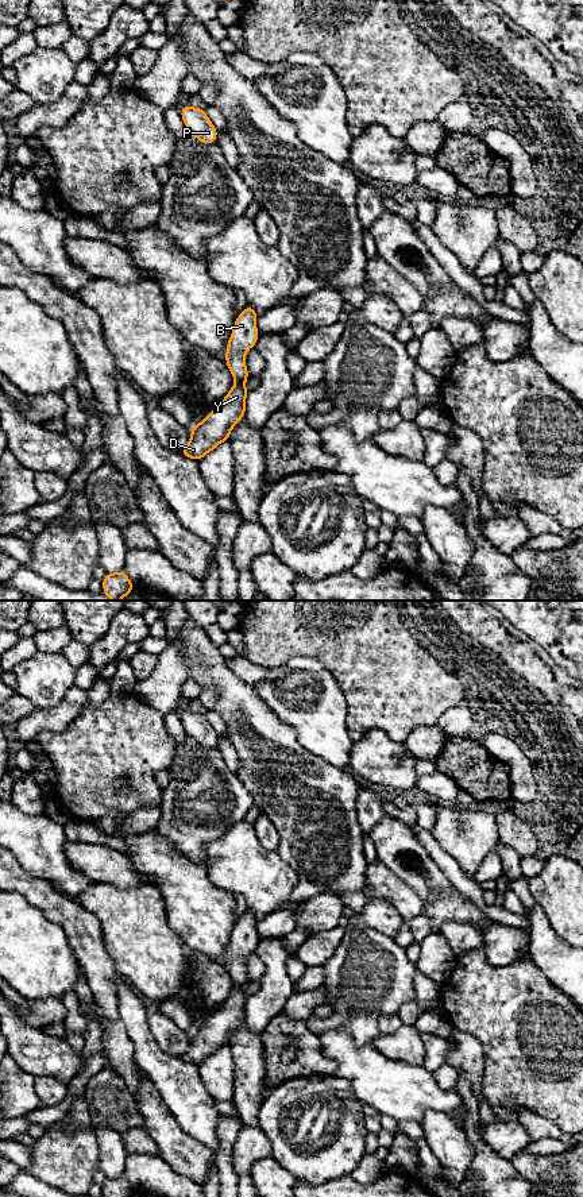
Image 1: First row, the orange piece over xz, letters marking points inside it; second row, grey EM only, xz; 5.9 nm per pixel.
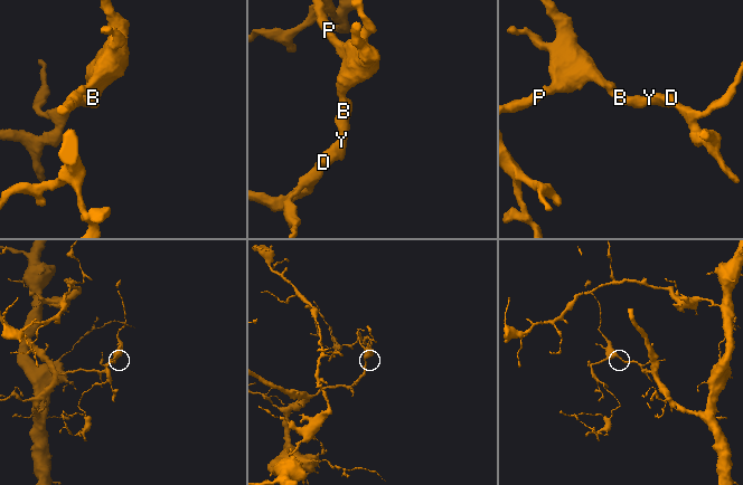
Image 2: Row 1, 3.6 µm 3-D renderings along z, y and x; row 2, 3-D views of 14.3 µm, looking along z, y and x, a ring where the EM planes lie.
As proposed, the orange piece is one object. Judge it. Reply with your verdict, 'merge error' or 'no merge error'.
no merge error

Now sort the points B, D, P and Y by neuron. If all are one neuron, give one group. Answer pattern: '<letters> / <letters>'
B D P Y

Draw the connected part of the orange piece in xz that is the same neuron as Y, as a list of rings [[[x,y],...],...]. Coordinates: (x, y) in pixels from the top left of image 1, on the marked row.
[[[247,305],[235,318],[225,350],[225,364],[235,379],[235,385],[201,422],[192,426],[189,443],[181,452],[184,457],[200,462],[220,443],[229,441],[231,429],[246,416],[246,398],[250,391],[244,386],[250,378],[246,354],[255,347],[259,339],[256,314],[258,312]]]

